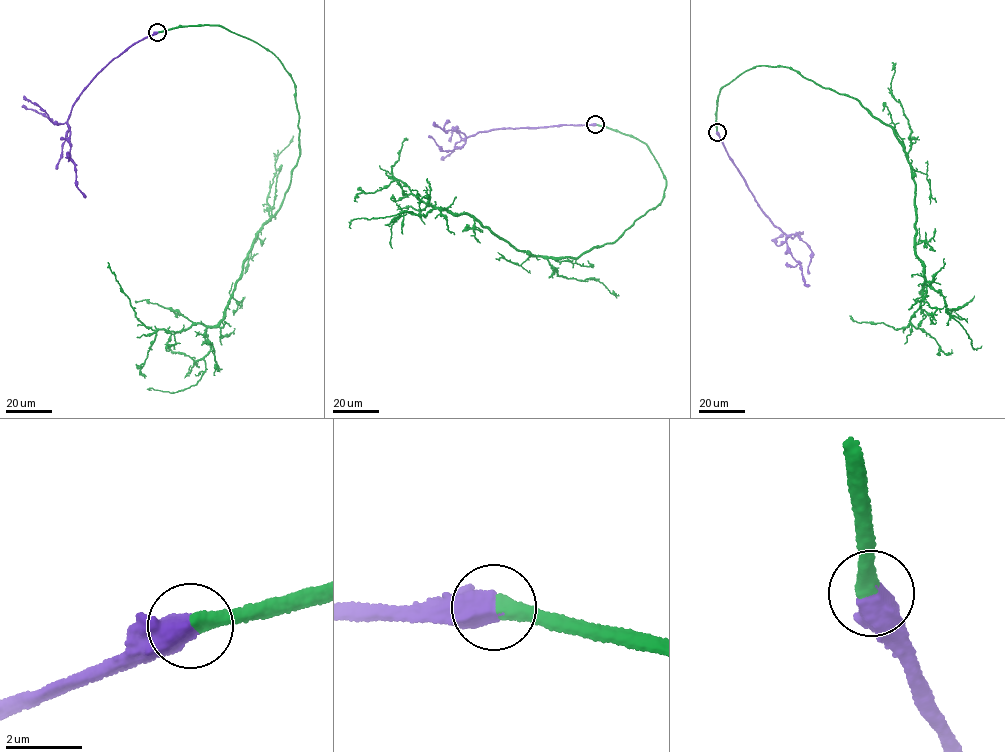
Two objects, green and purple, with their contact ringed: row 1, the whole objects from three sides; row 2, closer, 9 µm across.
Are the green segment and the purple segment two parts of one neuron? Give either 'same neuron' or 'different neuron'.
same neuron

